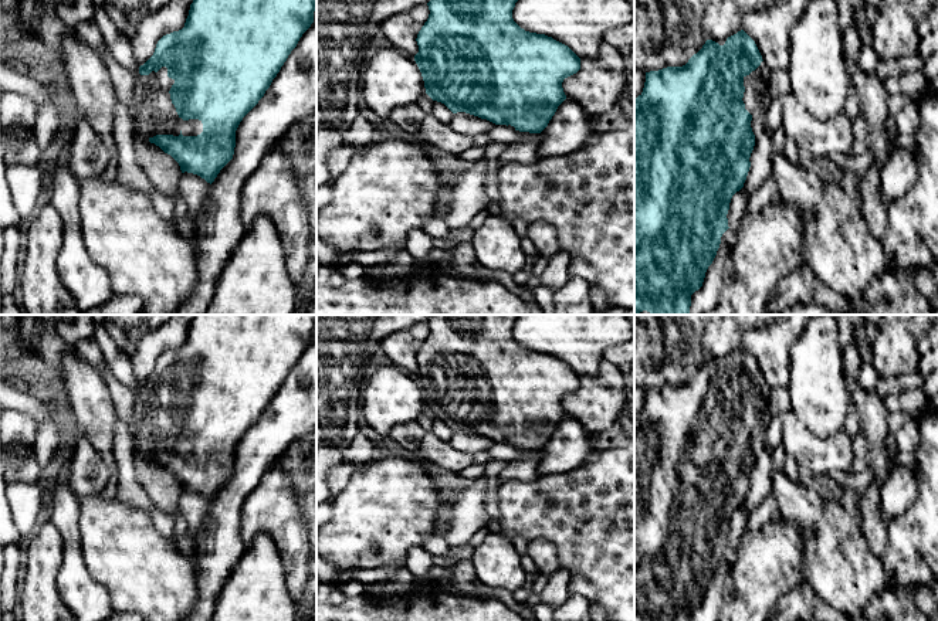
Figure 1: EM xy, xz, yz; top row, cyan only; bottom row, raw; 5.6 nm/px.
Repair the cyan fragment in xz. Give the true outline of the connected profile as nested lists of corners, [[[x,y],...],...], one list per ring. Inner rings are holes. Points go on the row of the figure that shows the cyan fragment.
[[[430,0],[430,14],[417,34],[414,61],[421,72],[426,94],[444,104],[454,115],[450,128],[467,136],[487,133],[491,126],[511,125],[515,130],[541,133],[566,99],[565,78],[580,69],[580,58],[565,44],[545,34],[529,33],[512,18],[518,0]]]

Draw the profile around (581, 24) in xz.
[[[518,0],[512,18],[525,31],[545,34],[568,45],[579,58],[596,58],[605,34],[630,21],[631,4],[627,0]]]

